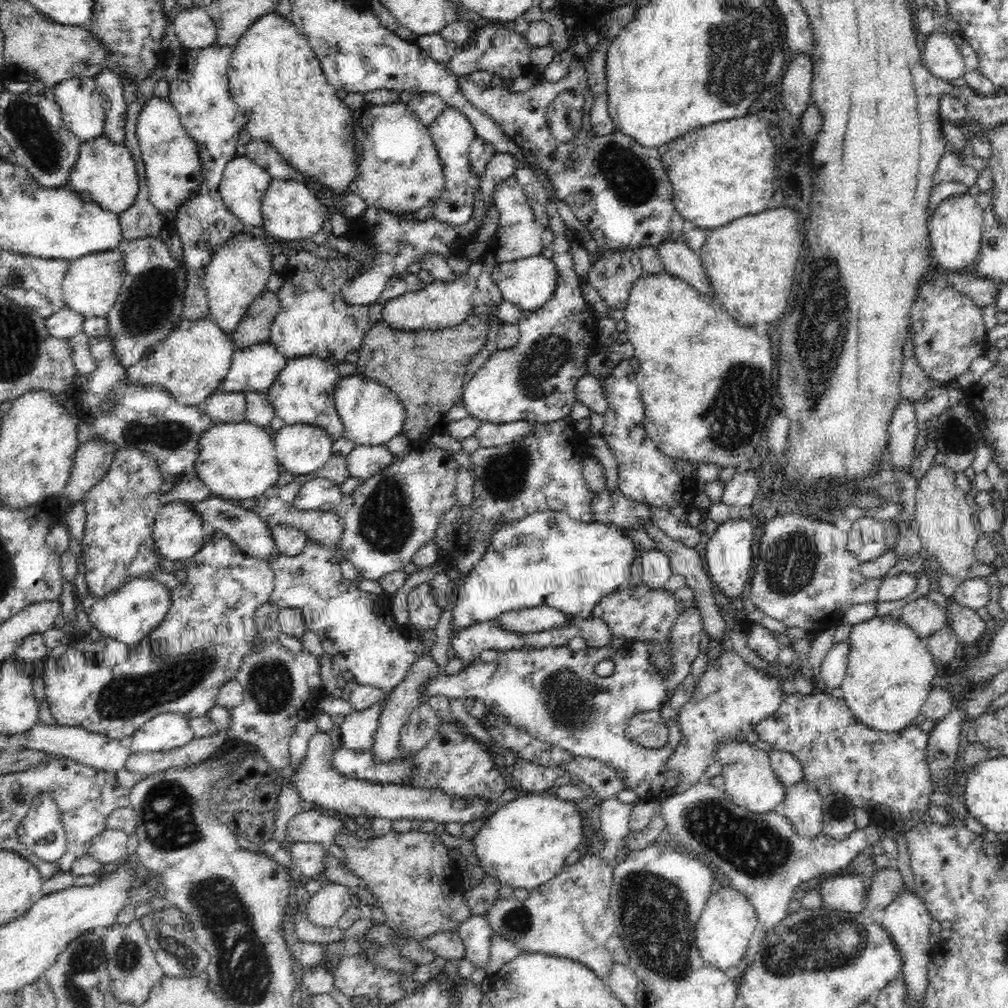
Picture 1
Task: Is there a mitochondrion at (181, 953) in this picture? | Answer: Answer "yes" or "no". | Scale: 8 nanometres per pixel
yes

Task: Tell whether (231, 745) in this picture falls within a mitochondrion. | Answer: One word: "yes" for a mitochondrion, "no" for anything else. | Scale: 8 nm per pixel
no

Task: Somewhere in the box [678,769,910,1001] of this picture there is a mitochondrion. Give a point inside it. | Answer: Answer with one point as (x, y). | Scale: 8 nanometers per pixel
(809, 945)

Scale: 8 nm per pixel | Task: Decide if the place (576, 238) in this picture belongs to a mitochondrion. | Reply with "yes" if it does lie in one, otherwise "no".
no

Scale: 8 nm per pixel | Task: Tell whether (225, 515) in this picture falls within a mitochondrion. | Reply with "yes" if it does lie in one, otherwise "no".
yes

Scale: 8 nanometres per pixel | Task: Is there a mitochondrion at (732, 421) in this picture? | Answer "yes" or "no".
yes

